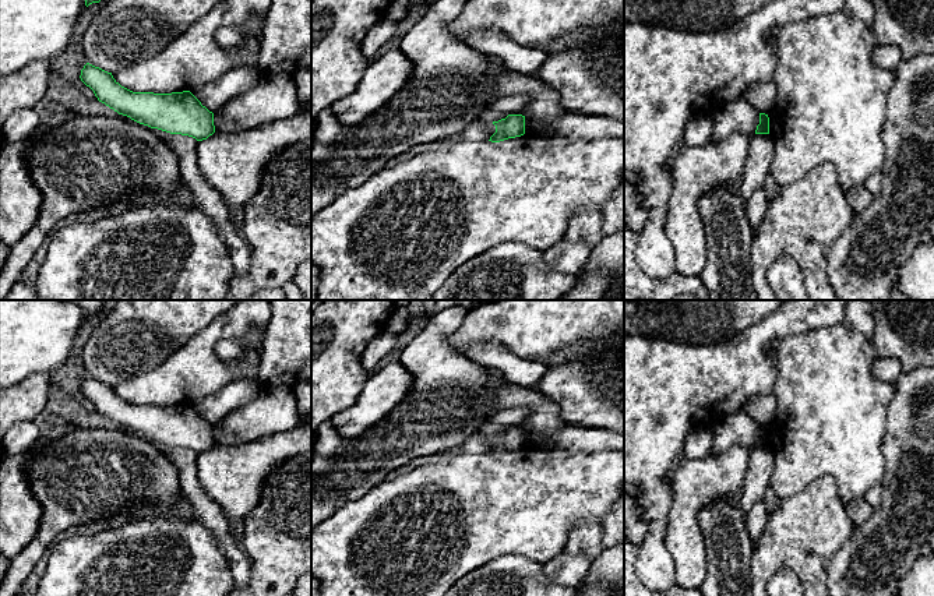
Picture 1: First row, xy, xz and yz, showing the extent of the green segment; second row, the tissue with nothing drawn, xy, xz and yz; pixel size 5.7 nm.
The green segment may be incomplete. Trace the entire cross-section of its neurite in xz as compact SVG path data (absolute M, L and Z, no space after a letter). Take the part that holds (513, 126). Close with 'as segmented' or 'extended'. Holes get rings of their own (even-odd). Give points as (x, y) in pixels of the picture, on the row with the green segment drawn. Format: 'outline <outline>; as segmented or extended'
outline M508 114L505 119L493 121L493 124L496 126L496 133L489 140L491 142L500 142L525 134L525 116L522 114Z; as segmented

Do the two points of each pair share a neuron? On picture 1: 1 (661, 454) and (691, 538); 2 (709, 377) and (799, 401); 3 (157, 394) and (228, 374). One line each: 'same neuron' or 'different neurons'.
1: different neurons
2: different neurons
3: same neuron

